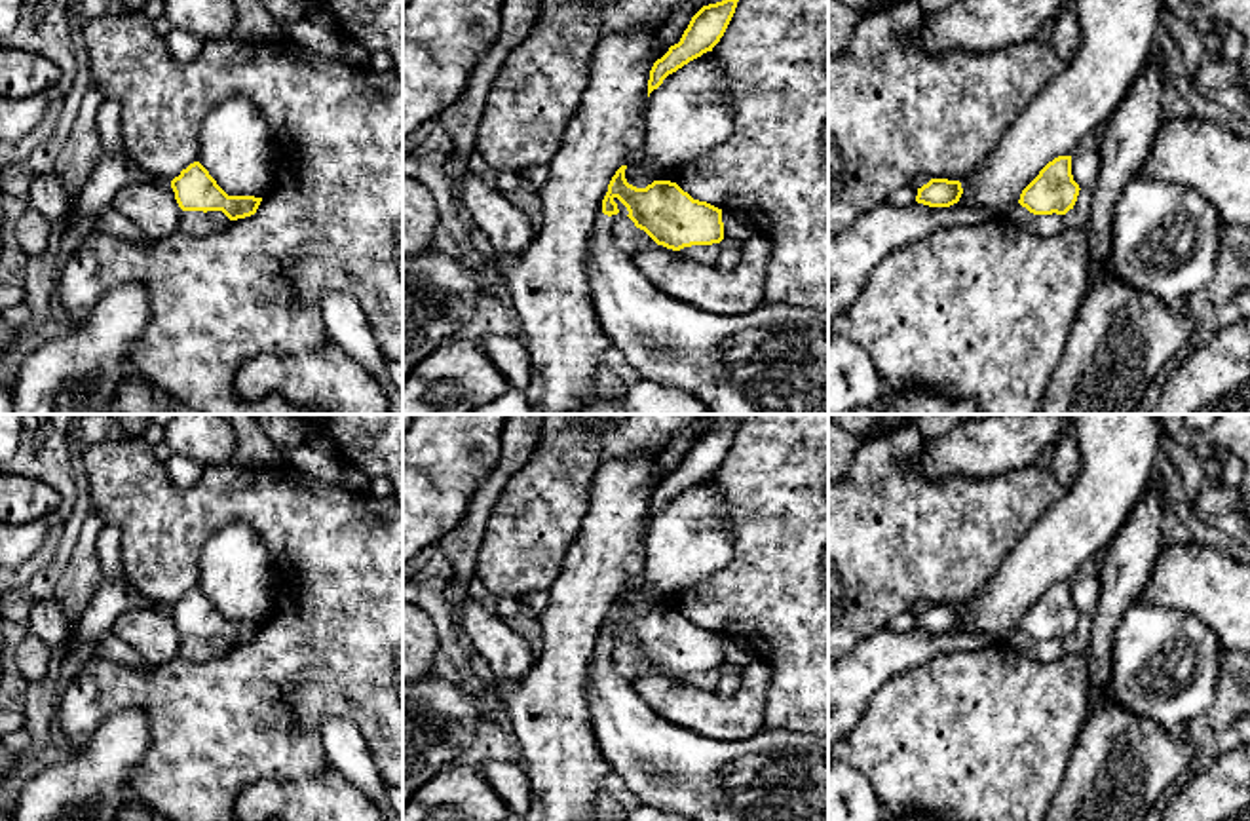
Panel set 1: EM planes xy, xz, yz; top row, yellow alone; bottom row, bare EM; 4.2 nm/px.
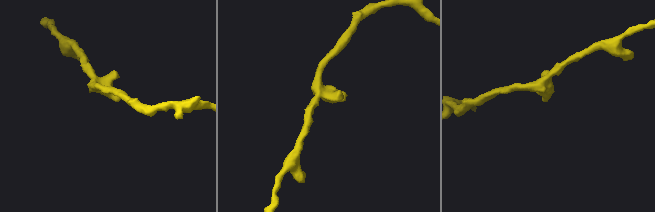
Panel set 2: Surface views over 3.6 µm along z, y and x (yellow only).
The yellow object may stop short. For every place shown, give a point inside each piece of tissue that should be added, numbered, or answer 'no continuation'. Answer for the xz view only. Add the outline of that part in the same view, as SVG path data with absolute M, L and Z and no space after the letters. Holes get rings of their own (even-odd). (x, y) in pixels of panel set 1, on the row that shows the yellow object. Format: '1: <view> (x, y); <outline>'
1: xz (774, 360); M598 215L589 239L589 276L591 295L598 323L610 344L616 346L625 357L625 372L634 376L646 376L655 382L663 382L671 388L678 388L697 397L712 414L828 414L828 308L813 306L790 306L785 302L764 302L760 308L748 314L722 315L709 314L678 298L671 298L661 289L652 285L634 266L633 257L623 253L612 238L612 222L608 215Z

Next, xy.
no continuation

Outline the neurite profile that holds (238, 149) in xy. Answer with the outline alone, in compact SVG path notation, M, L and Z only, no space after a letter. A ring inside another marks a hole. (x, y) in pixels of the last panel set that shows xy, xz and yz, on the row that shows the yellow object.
M245 97L215 105L199 129L199 163L228 196L262 198L275 179L277 146L264 114Z

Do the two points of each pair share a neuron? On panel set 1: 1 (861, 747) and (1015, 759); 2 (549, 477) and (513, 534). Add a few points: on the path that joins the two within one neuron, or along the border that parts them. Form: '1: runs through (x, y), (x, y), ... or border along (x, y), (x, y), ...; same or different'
1: runs through (899, 751), (977, 753); same
2: runs through (549, 491), (548, 500), (527, 521); same

